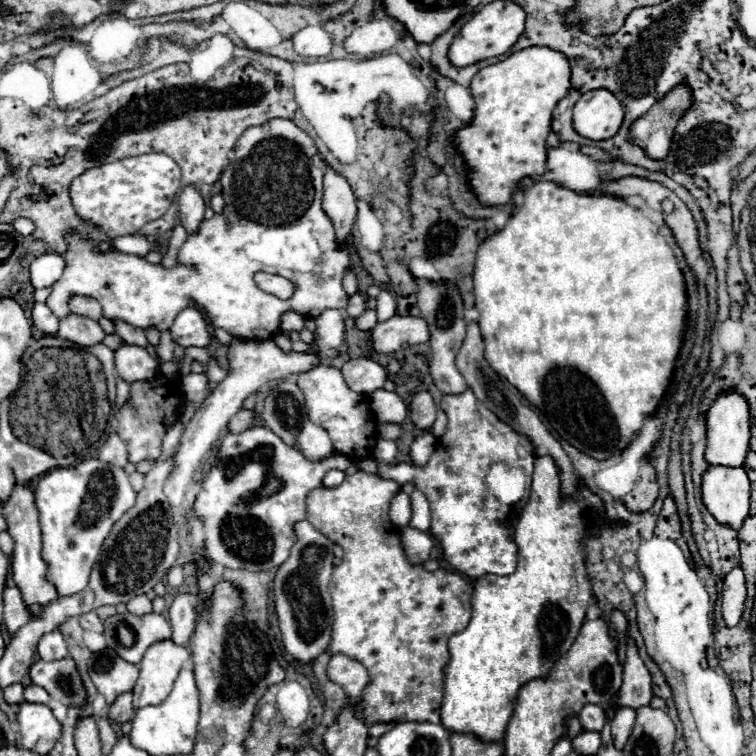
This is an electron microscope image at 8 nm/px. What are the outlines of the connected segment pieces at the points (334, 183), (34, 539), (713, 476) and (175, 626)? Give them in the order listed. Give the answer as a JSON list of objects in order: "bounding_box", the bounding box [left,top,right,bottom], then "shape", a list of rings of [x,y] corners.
[{"bounding_box":[322,168,356,248],"shape":[[[328,168],[324,176],[322,208],[326,216],[332,220],[332,226],[336,232],[336,244],[338,248],[342,248],[348,236],[352,234],[352,226],[356,220],[356,198],[346,178],[334,172],[332,168]]]},{"bounding_box":[4,486,58,616],"shape":[[[16,486],[10,500],[4,504],[4,518],[8,522],[8,534],[14,540],[14,554],[12,554],[12,580],[22,592],[22,600],[32,616],[38,616],[44,606],[58,598],[56,588],[46,580],[48,564],[42,560],[42,540],[40,540],[40,524],[38,524],[38,510],[34,504],[34,494],[26,486]]]},{"bounding_box":[702,466,750,530],"shape":[[[710,466],[702,476],[702,502],[718,524],[740,530],[750,506],[750,480],[746,470]]]},{"bounding_box":[170,594,198,646],"shape":[[[178,594],[170,606],[170,624],[172,624],[172,642],[180,646],[188,646],[192,628],[196,624],[196,604],[198,598],[192,594]]]}]

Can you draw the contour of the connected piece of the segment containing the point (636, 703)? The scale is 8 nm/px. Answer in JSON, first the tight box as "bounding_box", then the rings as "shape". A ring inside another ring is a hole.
{"bounding_box":[616,638,652,708],"shape":[[[628,638],[628,652],[624,662],[624,682],[620,688],[620,698],[616,706],[640,708],[652,700],[652,676],[638,656],[634,642]]]}

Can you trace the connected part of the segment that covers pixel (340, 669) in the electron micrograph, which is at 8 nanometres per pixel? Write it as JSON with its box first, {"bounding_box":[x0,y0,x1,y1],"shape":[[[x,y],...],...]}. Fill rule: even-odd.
{"bounding_box":[326,654,368,700],"shape":[[[344,654],[332,656],[326,674],[334,684],[340,684],[352,700],[360,700],[360,694],[368,684],[366,668],[358,660],[352,660]]]}

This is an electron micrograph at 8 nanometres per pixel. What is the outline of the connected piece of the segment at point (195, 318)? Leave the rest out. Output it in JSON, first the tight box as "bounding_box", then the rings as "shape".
{"bounding_box":[170,308,210,348],"shape":[[[196,308],[182,310],[174,318],[174,322],[170,326],[170,334],[172,334],[172,340],[182,348],[208,346],[208,342],[210,342],[210,332],[204,322],[204,316]]]}

